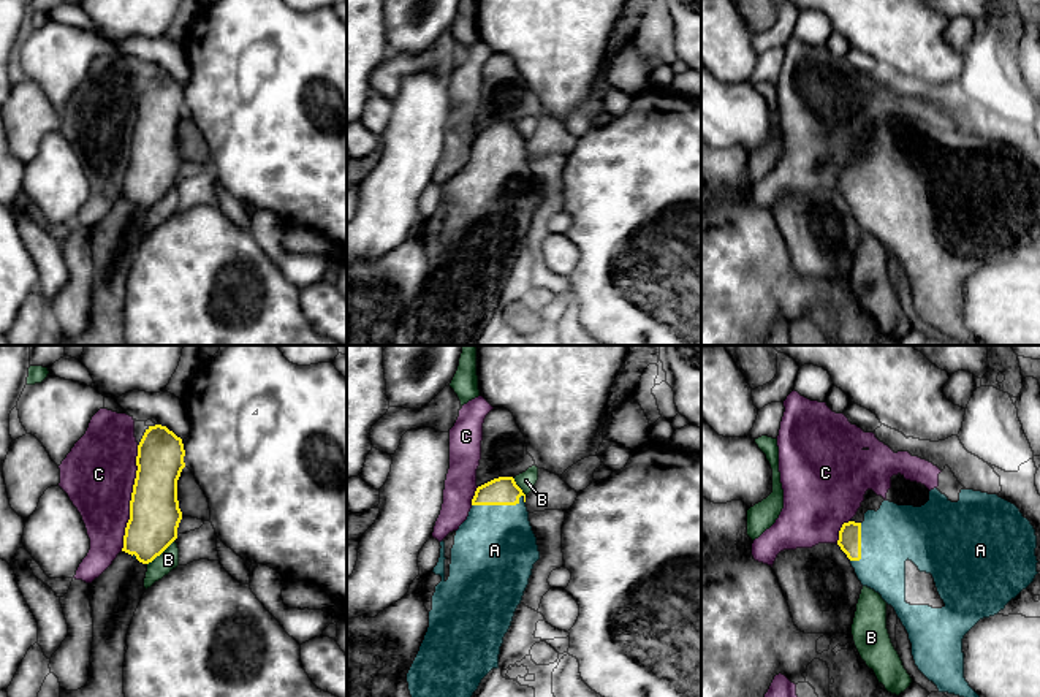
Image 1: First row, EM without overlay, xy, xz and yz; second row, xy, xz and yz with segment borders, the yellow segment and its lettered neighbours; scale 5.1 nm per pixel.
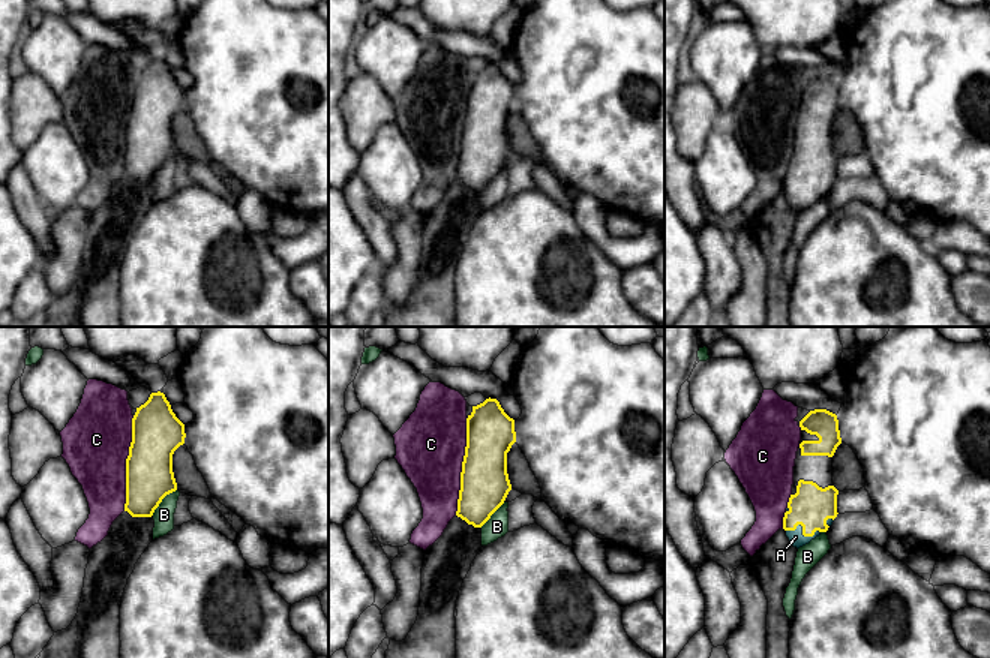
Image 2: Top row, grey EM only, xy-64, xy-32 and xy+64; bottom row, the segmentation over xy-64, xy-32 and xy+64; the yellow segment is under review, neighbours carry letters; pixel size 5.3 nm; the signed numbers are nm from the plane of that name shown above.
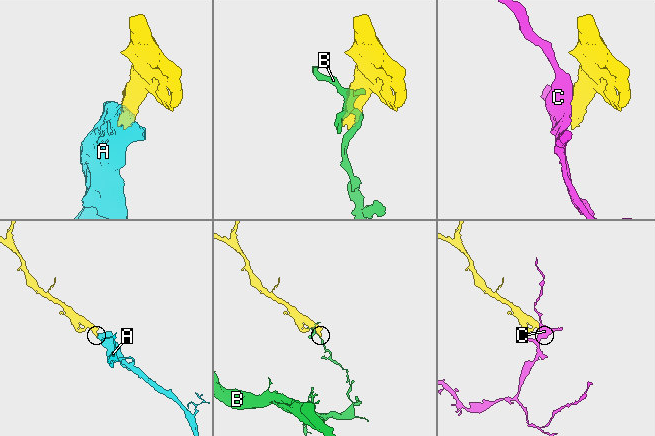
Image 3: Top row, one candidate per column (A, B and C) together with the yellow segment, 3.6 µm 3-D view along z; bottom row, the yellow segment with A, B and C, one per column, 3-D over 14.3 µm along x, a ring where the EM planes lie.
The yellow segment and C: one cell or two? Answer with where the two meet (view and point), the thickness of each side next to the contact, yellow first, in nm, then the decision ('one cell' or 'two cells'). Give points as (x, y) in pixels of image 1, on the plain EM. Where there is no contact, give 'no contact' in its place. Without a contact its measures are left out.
xy (132, 143) | 260/360 nm | two cells

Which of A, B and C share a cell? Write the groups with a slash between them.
A / B / C

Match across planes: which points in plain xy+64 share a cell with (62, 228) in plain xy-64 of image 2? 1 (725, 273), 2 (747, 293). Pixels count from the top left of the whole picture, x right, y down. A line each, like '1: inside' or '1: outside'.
1: outside
2: inside

